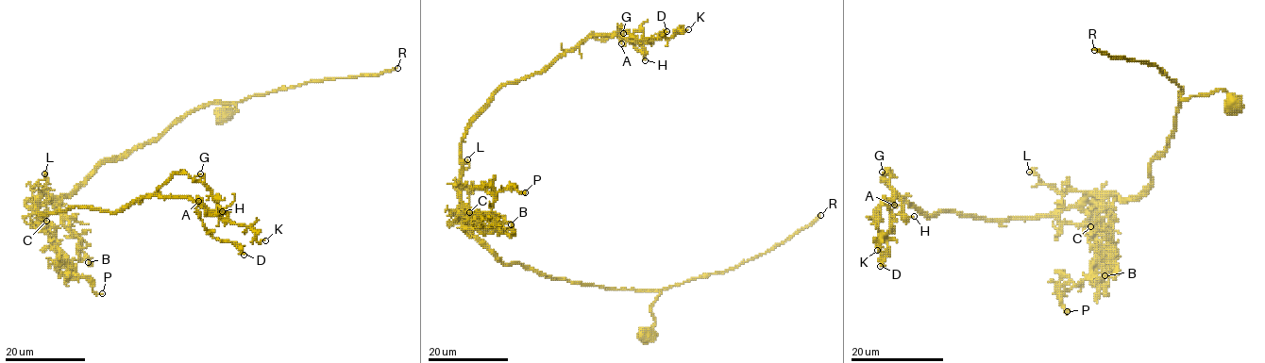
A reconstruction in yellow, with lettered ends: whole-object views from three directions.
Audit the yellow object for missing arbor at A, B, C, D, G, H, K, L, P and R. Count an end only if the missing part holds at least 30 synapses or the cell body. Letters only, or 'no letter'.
R

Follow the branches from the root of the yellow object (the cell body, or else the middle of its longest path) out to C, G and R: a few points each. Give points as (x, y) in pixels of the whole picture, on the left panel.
C: (225, 114), (232, 102), (236, 111), (200, 106), (70, 193), (43, 192), (36, 225), (46, 221)
G: (225, 114), (232, 102), (191, 109), (37, 208), (122, 211), (200, 173)
R: (225, 114), (230, 102), (227, 107), (236, 111), (237, 102), (273, 90), (328, 78), (378, 75), (397, 68)

